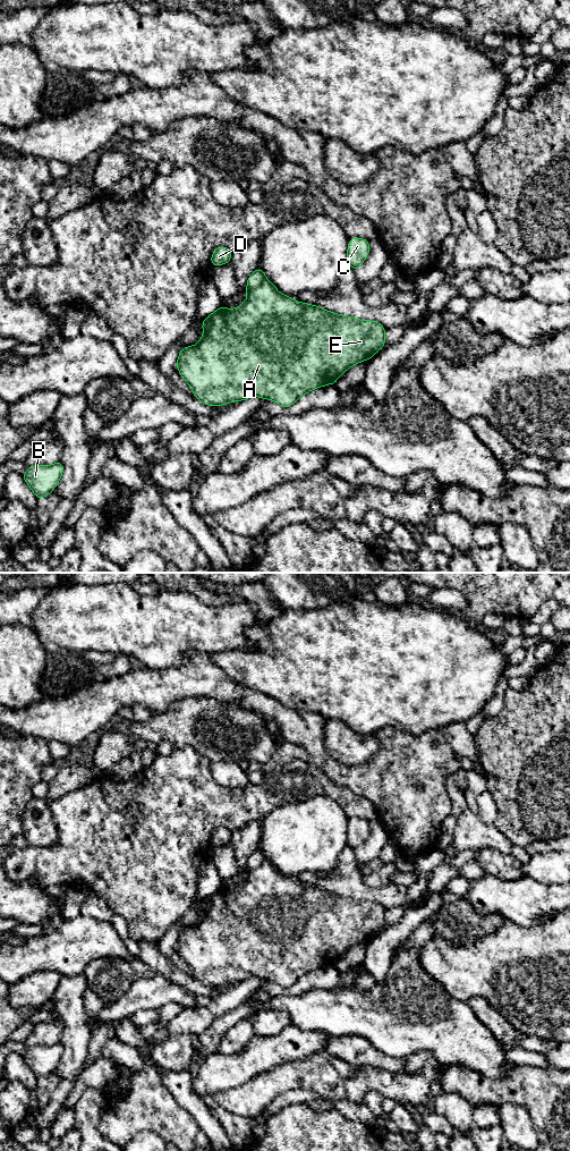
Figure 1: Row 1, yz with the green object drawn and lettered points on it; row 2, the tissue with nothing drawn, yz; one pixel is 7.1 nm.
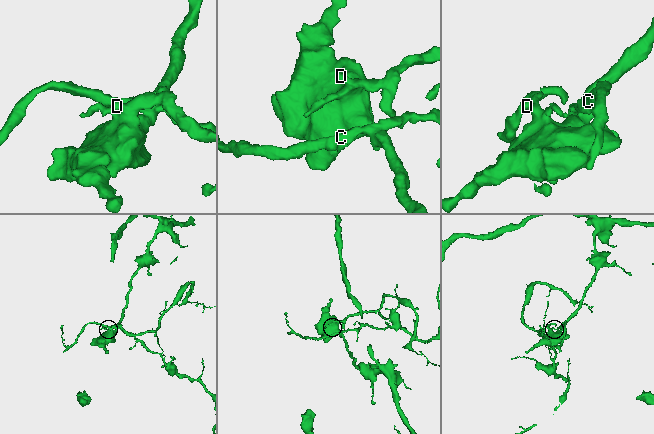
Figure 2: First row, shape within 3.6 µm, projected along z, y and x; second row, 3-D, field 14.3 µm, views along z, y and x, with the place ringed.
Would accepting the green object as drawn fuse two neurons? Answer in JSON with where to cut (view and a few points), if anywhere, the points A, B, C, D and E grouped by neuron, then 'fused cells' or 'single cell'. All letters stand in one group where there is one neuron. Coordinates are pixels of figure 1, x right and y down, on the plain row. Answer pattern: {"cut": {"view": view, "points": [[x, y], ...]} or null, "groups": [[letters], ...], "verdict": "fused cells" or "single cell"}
{"cut": {"view": "yz", "points": [[265, 857], [261, 863], [247, 870]]}, "groups": [["A", "B", "C", "E"], ["D"]], "verdict": "fused cells"}

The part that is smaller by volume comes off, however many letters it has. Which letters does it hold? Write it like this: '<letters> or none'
D

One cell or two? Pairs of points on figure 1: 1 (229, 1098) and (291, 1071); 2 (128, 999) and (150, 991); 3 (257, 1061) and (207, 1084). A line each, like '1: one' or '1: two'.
1: one
2: one
3: one

